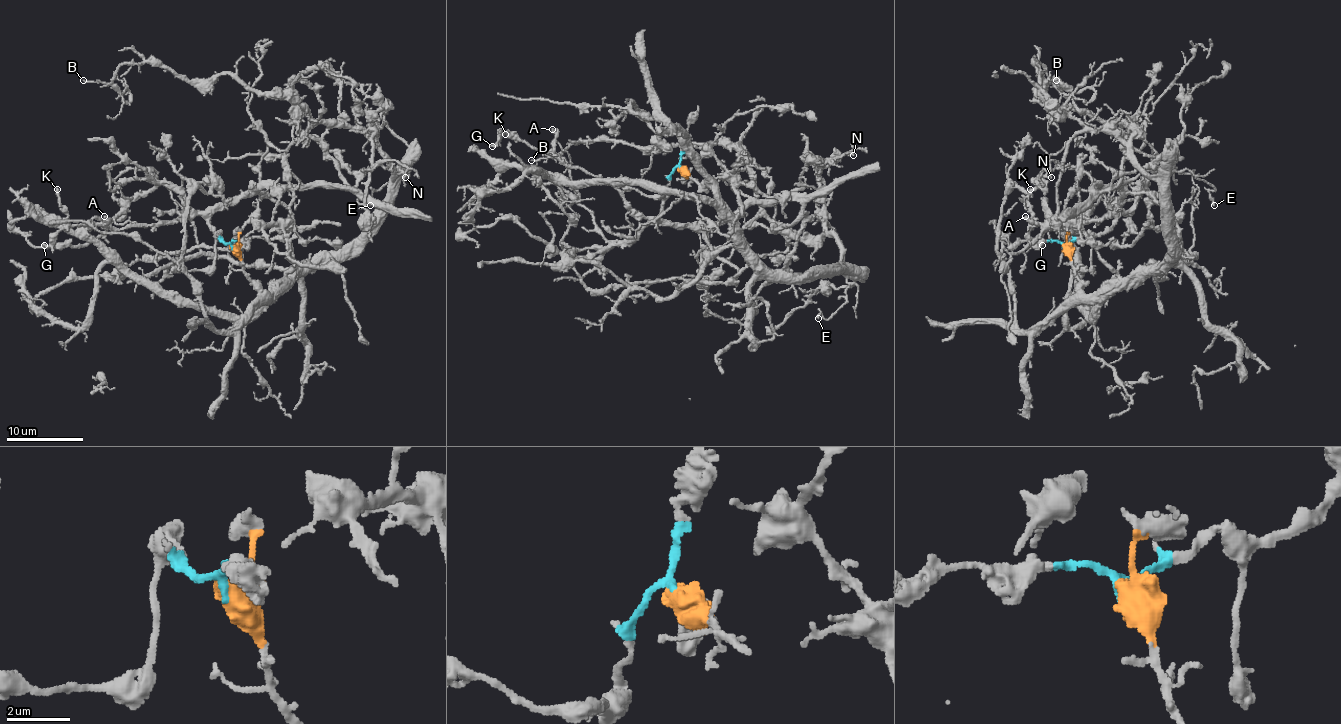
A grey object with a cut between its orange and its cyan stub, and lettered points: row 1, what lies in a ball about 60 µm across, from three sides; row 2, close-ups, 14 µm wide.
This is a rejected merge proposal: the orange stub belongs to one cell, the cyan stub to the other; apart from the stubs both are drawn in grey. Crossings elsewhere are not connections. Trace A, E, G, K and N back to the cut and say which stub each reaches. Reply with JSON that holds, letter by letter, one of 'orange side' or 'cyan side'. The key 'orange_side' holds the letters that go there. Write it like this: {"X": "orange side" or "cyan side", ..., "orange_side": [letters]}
{"A": "cyan side", "E": "orange side", "G": "cyan side", "K": "cyan side", "N": "orange side", "orange_side": ["E", "N"]}

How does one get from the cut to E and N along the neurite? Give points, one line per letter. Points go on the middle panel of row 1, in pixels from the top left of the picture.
E: (679, 167), (713, 190), (734, 234), (771, 271), (845, 272), (845, 301), (828, 318), (820, 313), (819, 318)
N: (679, 167), (713, 190), (771, 271), (822, 274), (840, 242), (822, 215), (820, 167), (853, 156)

